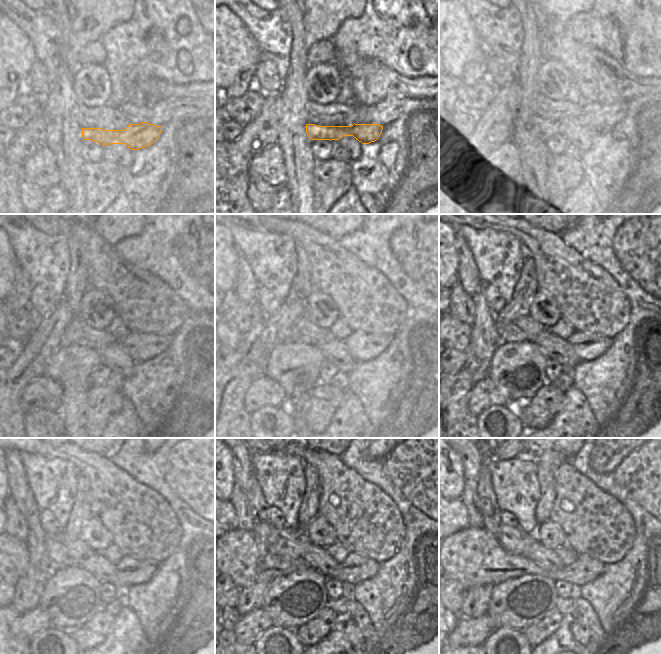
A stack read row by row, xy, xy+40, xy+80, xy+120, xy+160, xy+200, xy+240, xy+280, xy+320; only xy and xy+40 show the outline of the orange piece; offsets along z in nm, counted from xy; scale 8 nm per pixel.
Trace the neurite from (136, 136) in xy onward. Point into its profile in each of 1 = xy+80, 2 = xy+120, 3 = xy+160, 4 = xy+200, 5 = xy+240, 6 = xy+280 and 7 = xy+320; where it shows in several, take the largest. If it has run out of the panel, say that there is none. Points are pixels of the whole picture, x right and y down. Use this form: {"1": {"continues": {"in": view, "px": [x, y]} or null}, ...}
{"1": {"continues": {"in": "xy+80", "px": [545, 131]}}, "2": {"continues": {"in": "xy+120", "px": [71, 365]}}, "3": {"continues": {"in": "xy+160", "px": [295, 366]}}, "4": {"continues": {"in": "xy+200", "px": [518, 368]}}, "5": {"continues": {"in": "xy+240", "px": [71, 596]}}, "6": {"continues": {"in": "xy+280", "px": [291, 601]}}, "7": {"continues": {"in": "xy+320", "px": [517, 603]}}}

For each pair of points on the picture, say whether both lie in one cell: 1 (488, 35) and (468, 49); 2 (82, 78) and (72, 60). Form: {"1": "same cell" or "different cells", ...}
{"1": "different cells", "2": "different cells"}

